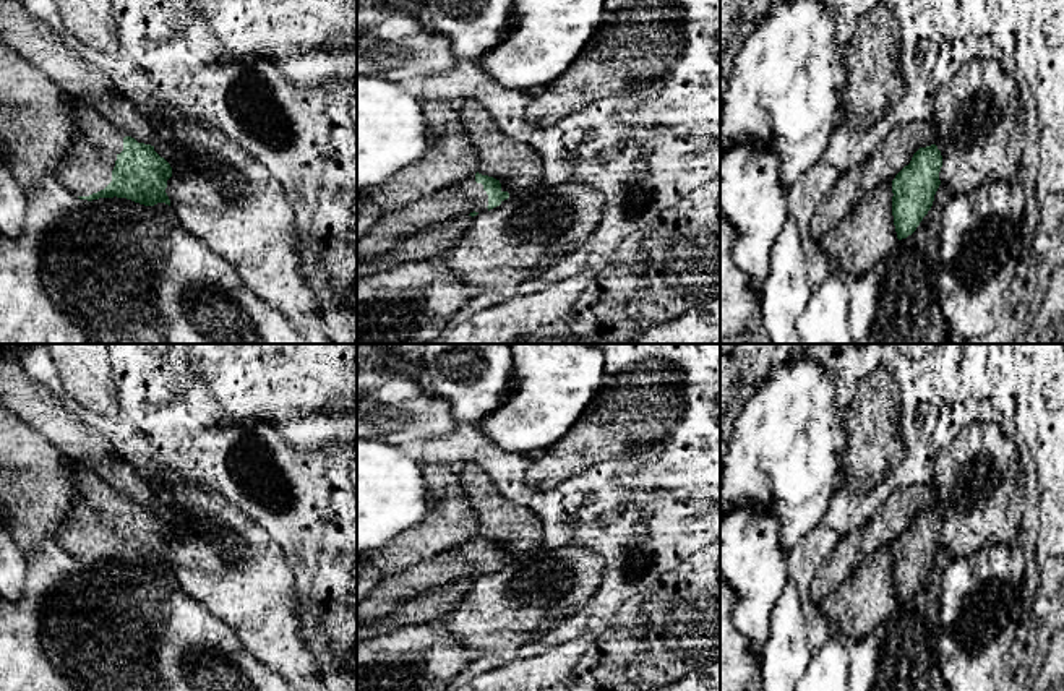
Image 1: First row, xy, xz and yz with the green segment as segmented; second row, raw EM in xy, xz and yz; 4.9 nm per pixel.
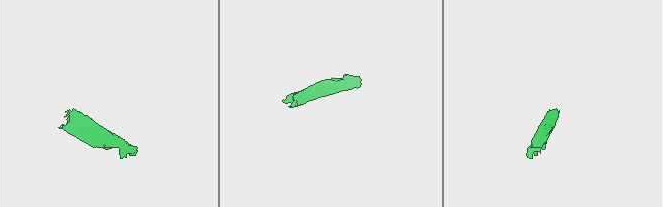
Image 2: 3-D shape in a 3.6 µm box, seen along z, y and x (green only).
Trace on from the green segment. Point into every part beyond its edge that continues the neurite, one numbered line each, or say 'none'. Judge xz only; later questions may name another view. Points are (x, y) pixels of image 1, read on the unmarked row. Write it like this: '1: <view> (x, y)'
1: xz (466, 560)

